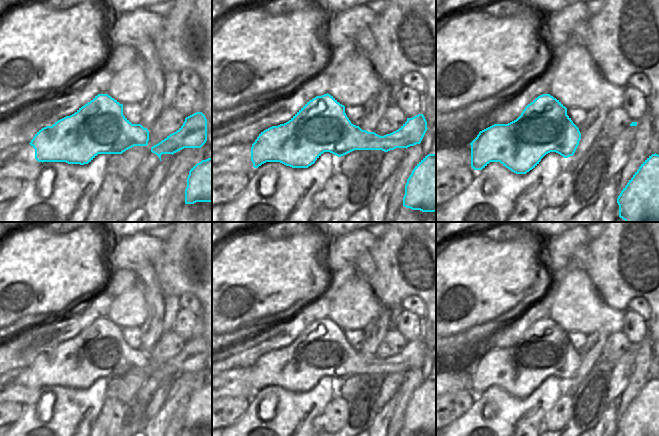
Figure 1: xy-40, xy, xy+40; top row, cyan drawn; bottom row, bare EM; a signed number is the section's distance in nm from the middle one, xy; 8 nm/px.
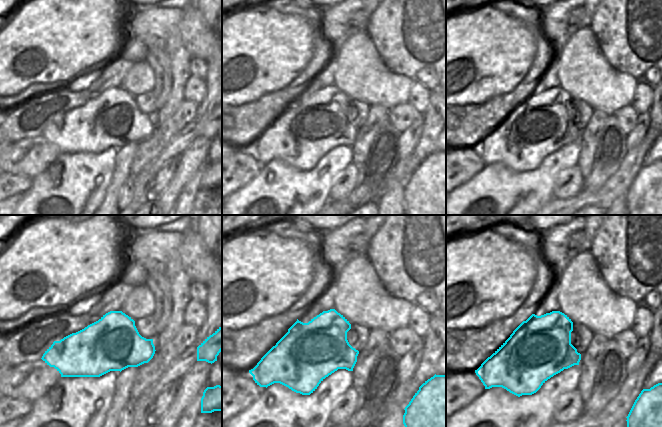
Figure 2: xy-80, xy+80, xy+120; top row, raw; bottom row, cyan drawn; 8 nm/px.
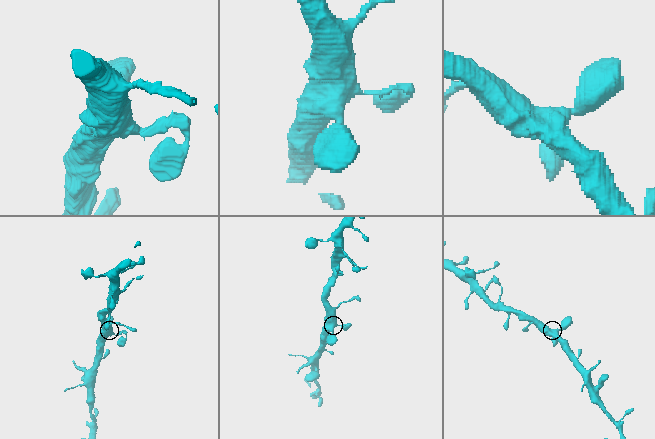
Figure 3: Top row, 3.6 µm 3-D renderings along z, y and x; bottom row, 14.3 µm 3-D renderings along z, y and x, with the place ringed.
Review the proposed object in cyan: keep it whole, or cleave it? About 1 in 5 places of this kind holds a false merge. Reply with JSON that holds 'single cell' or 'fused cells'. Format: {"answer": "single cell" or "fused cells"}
{"answer": "single cell"}

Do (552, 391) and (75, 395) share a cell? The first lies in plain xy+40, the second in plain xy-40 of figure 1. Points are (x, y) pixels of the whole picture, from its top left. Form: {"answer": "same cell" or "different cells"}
{"answer": "same cell"}

